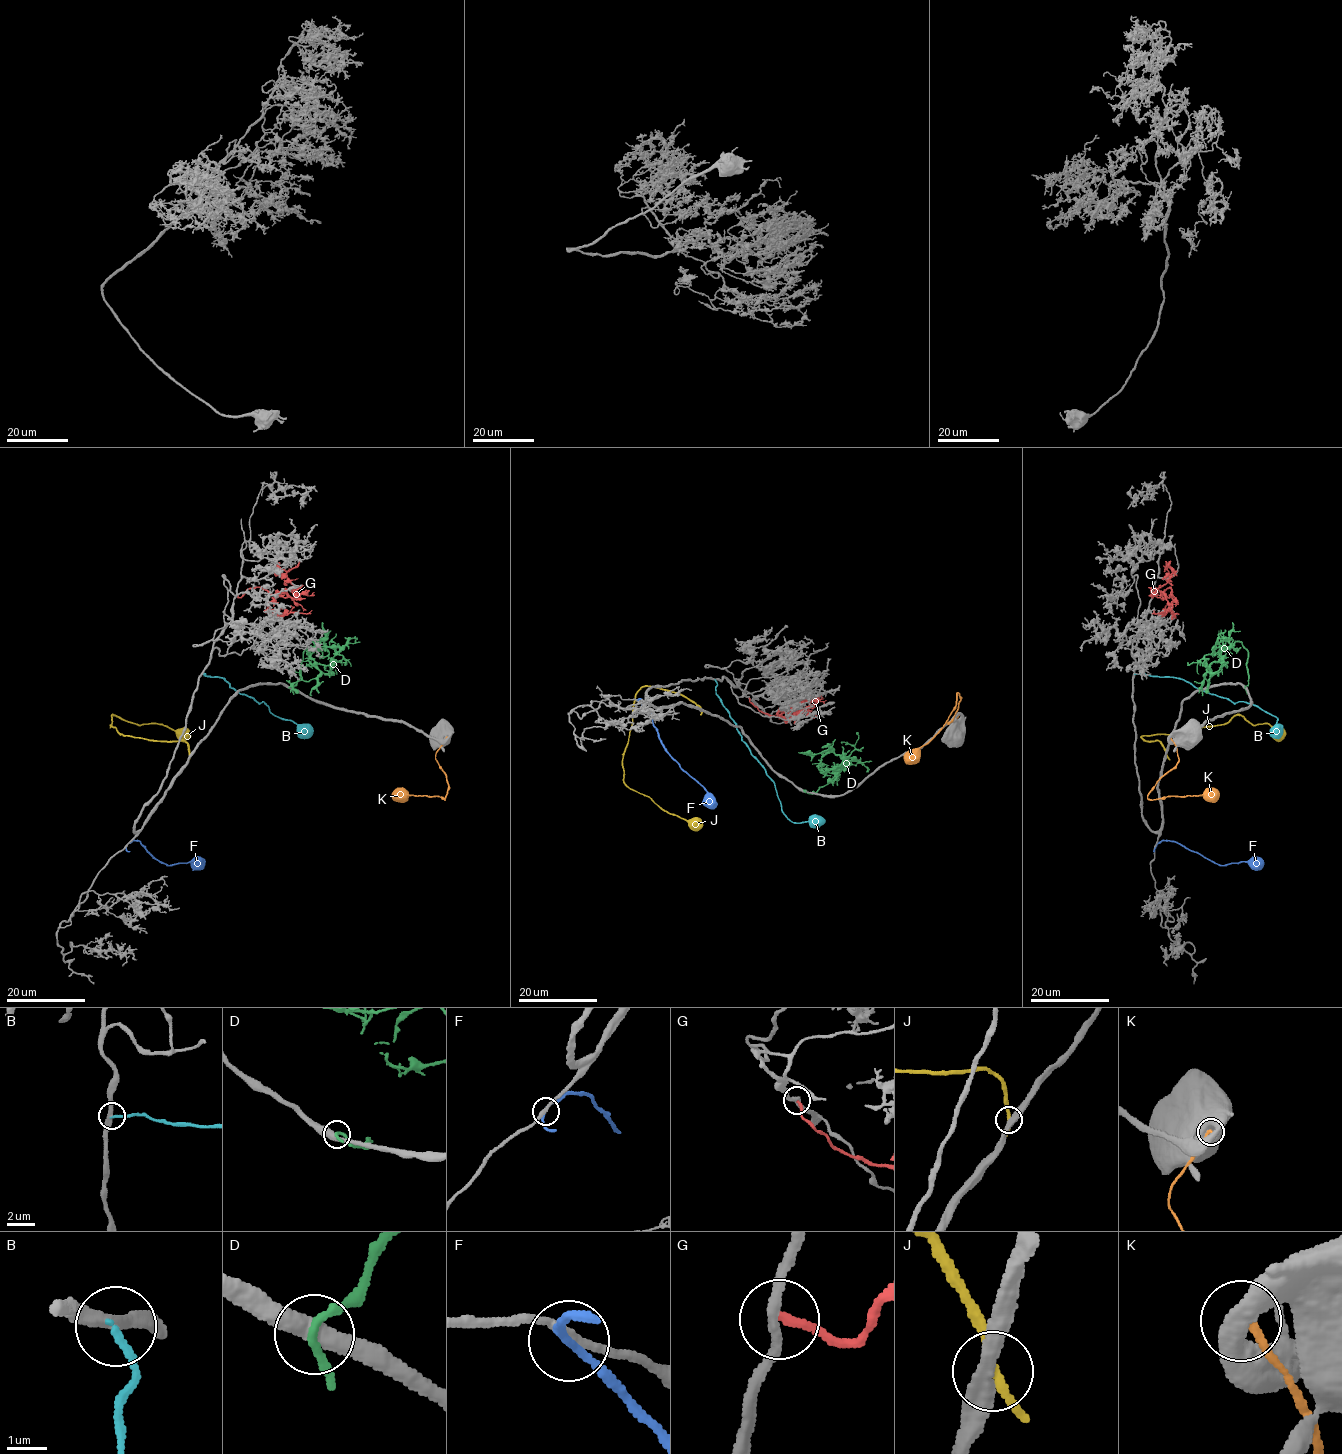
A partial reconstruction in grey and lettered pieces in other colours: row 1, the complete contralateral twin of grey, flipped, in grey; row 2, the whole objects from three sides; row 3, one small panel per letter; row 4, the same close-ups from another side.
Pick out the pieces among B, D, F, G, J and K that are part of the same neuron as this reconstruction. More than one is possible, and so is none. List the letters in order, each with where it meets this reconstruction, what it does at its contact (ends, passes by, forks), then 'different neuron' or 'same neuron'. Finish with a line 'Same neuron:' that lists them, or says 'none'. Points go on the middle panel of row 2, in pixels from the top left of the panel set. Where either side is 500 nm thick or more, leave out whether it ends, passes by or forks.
B: contact (715, 680); it ends; different neuron
D: contact (804, 790); it passes by; different neuron
F: contact (639, 701); it passes by; different neuron
G: contact (748, 697); it ends; different neuron
J: contact (701, 711); it passes by; different neuron
K: contact (959, 714); it ends; different neuron
Same neuron: none

